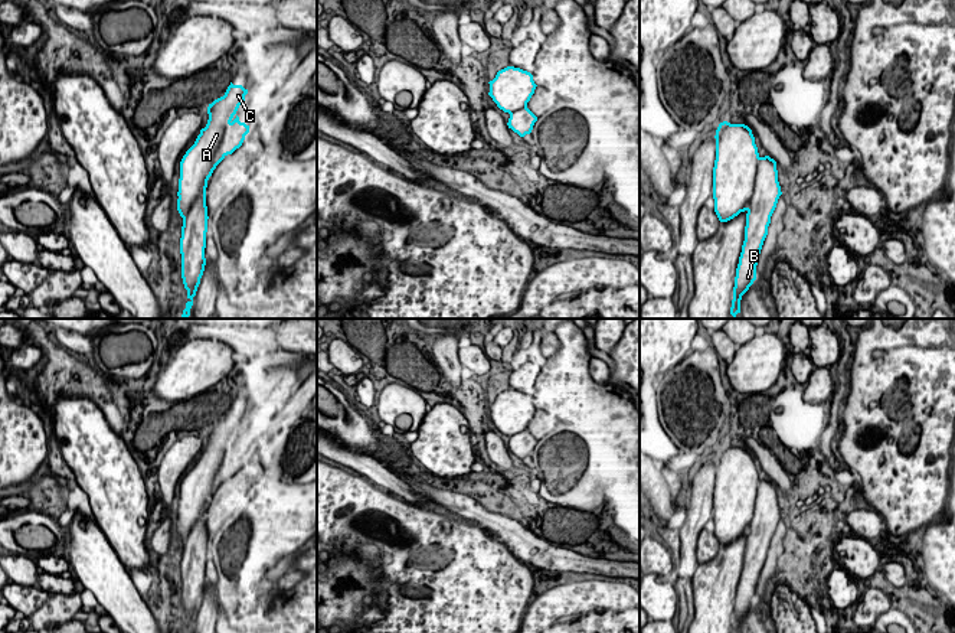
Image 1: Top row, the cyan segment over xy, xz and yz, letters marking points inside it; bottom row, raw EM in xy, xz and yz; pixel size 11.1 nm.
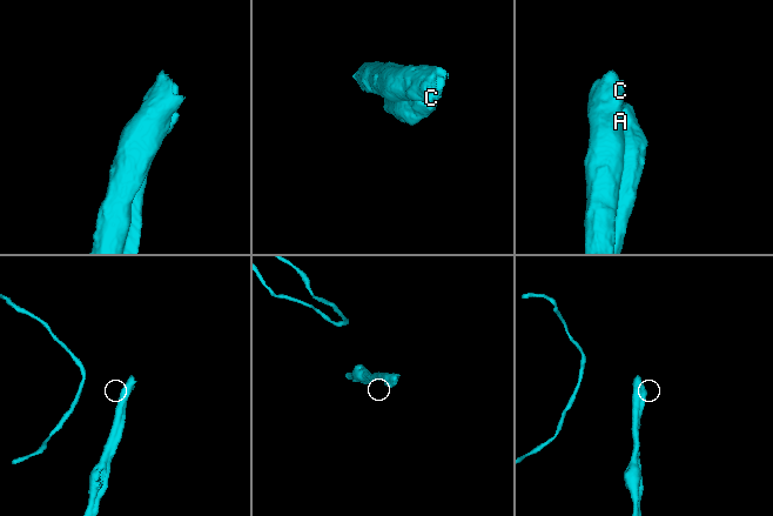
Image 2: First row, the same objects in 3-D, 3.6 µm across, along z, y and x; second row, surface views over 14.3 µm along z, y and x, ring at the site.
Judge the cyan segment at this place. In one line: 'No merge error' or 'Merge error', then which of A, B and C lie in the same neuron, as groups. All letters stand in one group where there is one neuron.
No merge error. Groups: A B C

